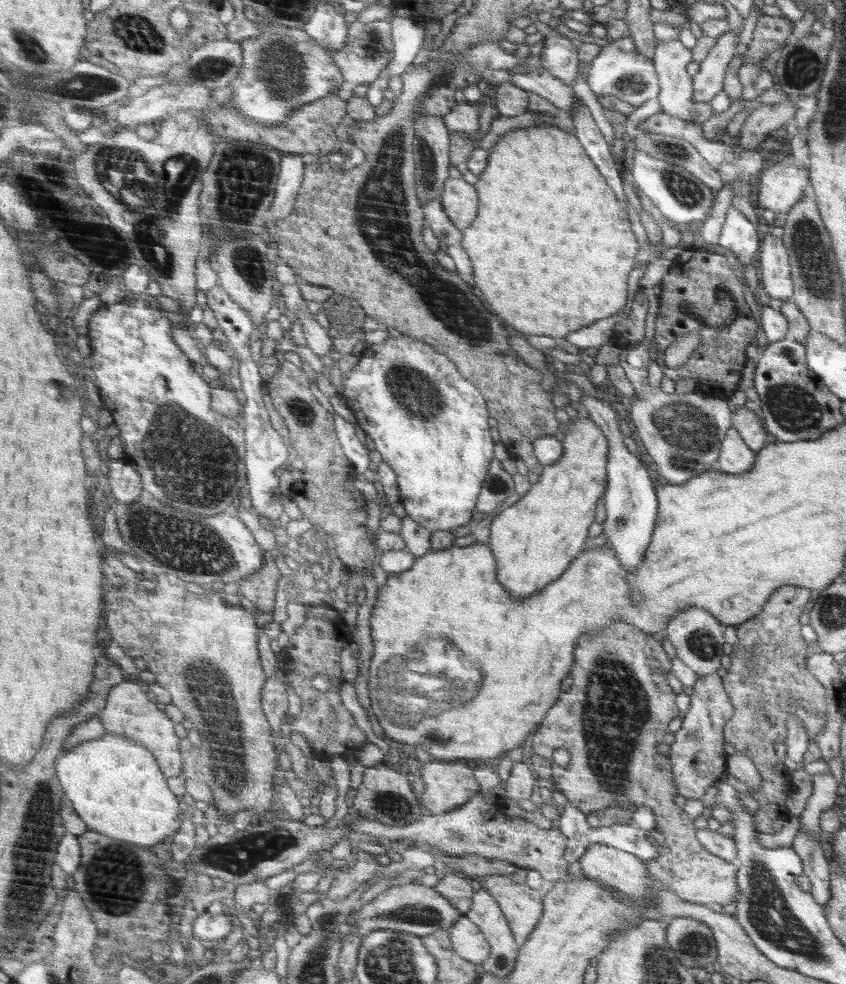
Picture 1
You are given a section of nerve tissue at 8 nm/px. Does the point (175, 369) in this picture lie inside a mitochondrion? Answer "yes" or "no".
no

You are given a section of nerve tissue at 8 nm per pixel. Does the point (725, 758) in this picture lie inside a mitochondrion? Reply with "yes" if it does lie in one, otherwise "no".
no

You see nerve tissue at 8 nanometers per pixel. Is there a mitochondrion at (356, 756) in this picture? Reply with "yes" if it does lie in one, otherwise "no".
no

